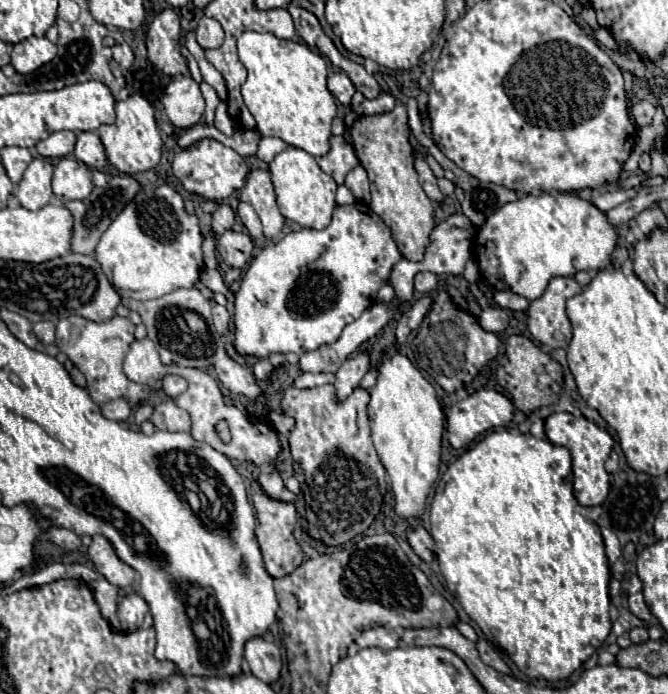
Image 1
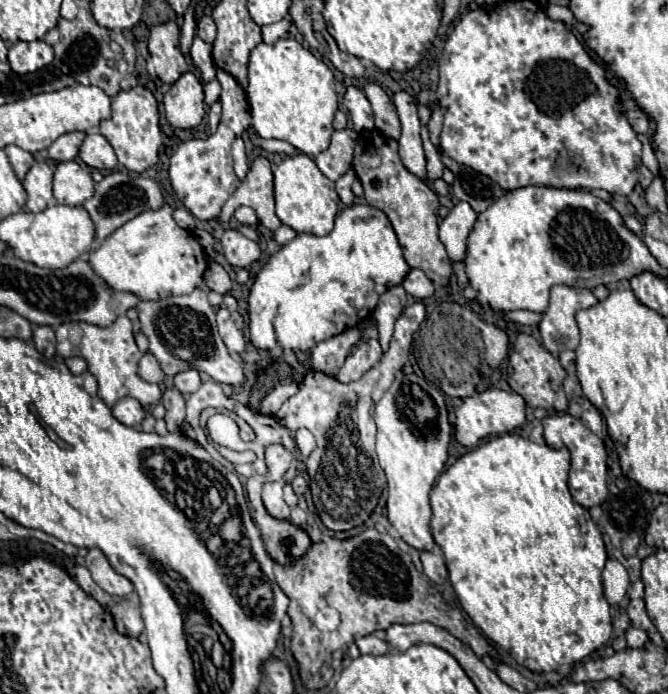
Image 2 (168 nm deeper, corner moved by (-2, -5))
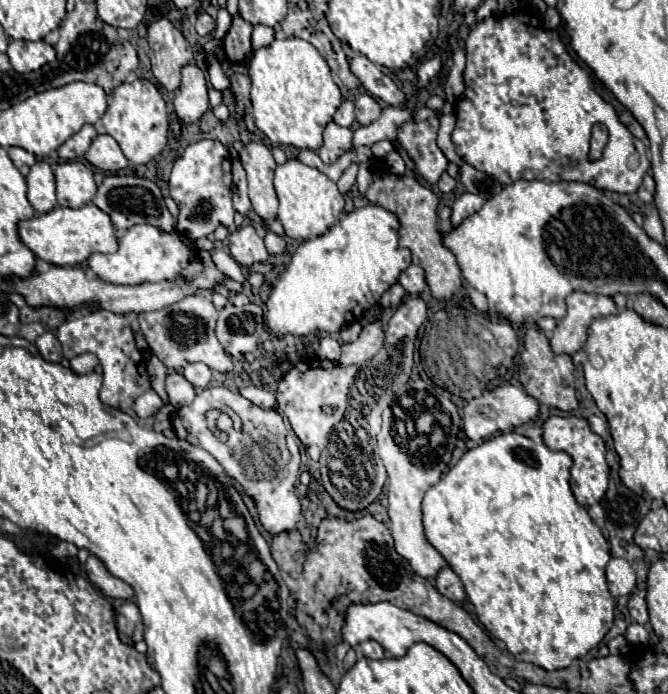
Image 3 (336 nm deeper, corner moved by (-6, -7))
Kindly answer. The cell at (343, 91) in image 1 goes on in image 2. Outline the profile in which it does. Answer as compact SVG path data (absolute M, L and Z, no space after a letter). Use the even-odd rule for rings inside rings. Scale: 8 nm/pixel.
M347 86L345 94L343 94L343 102L351 114L353 120L353 128L357 132L363 130L373 130L373 112L371 112L371 104L365 98L363 90L355 88L355 86Z

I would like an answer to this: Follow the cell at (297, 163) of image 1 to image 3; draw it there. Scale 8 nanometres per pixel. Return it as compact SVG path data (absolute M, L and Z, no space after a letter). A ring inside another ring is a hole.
M297 158L287 160L285 164L277 166L273 184L275 184L277 198L279 198L277 218L281 220L285 234L289 238L309 240L309 238L321 236L329 230L329 226L343 212L345 200L343 200L343 194L337 190L337 184L333 180L329 180L325 174L321 174L317 168L305 166Z

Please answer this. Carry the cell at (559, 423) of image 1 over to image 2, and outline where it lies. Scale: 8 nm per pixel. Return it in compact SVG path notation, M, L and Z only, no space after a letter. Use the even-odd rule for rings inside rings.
M555 414L543 418L545 428L545 440L551 448L559 450L563 446L571 452L571 470L569 470L569 490L573 500L583 508L593 508L605 502L609 490L607 490L607 454L603 440L593 434L579 418L573 418L569 414Z

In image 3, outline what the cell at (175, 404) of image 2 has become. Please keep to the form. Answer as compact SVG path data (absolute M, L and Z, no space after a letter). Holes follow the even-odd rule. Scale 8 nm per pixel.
M169 372L167 378L165 378L165 390L169 394L169 402L175 406L175 408L181 408L181 406L187 406L193 402L195 398L195 388L193 384L189 384L185 380L185 376L181 376L181 372Z

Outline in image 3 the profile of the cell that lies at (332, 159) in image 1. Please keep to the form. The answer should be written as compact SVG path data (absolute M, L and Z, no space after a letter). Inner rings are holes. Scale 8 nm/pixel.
M329 122L323 130L323 146L319 148L319 156L325 164L333 164L341 154L345 154L351 148L353 132L349 128L343 128L335 122Z

